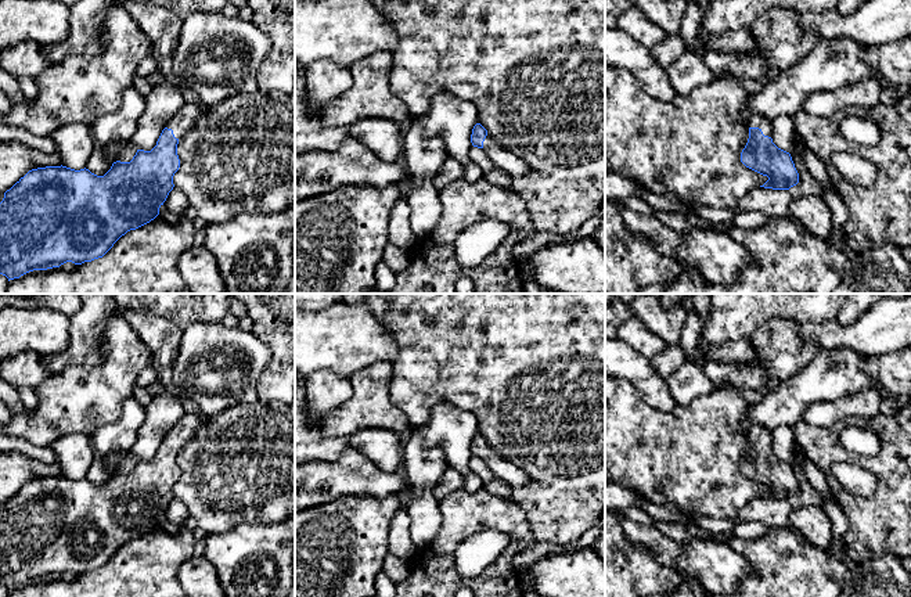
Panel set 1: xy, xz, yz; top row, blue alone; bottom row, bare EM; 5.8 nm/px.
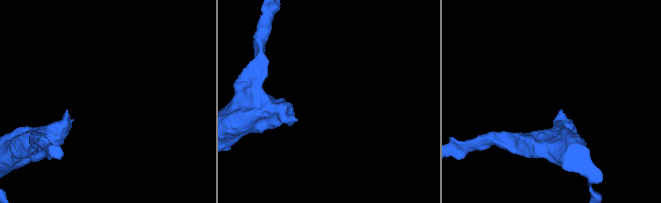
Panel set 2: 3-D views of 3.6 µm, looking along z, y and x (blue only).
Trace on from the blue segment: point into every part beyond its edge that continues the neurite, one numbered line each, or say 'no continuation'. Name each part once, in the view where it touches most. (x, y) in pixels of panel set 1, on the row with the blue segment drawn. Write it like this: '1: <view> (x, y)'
1: yz (758, 121)

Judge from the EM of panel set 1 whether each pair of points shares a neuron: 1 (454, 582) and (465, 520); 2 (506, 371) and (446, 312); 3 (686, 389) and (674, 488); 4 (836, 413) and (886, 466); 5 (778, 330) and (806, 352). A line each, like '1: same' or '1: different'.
1: same
2: same
3: different
4: different
5: same

